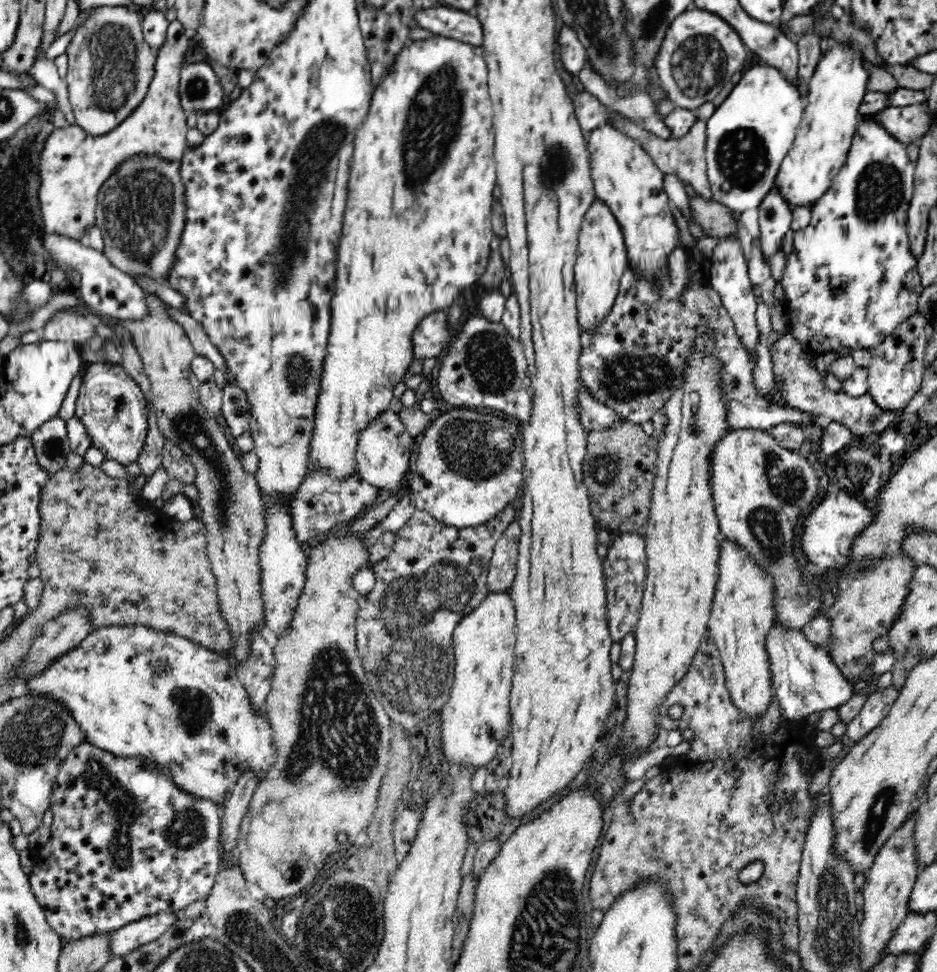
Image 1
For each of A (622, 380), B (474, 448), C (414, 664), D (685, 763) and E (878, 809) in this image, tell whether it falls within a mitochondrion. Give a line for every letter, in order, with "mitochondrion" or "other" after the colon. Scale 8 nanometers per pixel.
A: mitochondrion
B: mitochondrion
C: mitochondrion
D: other
E: mitochondrion

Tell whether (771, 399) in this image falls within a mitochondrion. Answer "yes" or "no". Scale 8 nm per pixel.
no

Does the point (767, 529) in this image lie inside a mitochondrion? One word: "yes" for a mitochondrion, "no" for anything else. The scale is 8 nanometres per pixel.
yes

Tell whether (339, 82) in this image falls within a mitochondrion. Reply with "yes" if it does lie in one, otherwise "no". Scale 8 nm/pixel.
no

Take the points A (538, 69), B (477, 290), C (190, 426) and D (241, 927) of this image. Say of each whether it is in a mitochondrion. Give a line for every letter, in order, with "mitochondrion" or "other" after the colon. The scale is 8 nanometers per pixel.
A: other
B: other
C: mitochondrion
D: mitochondrion

